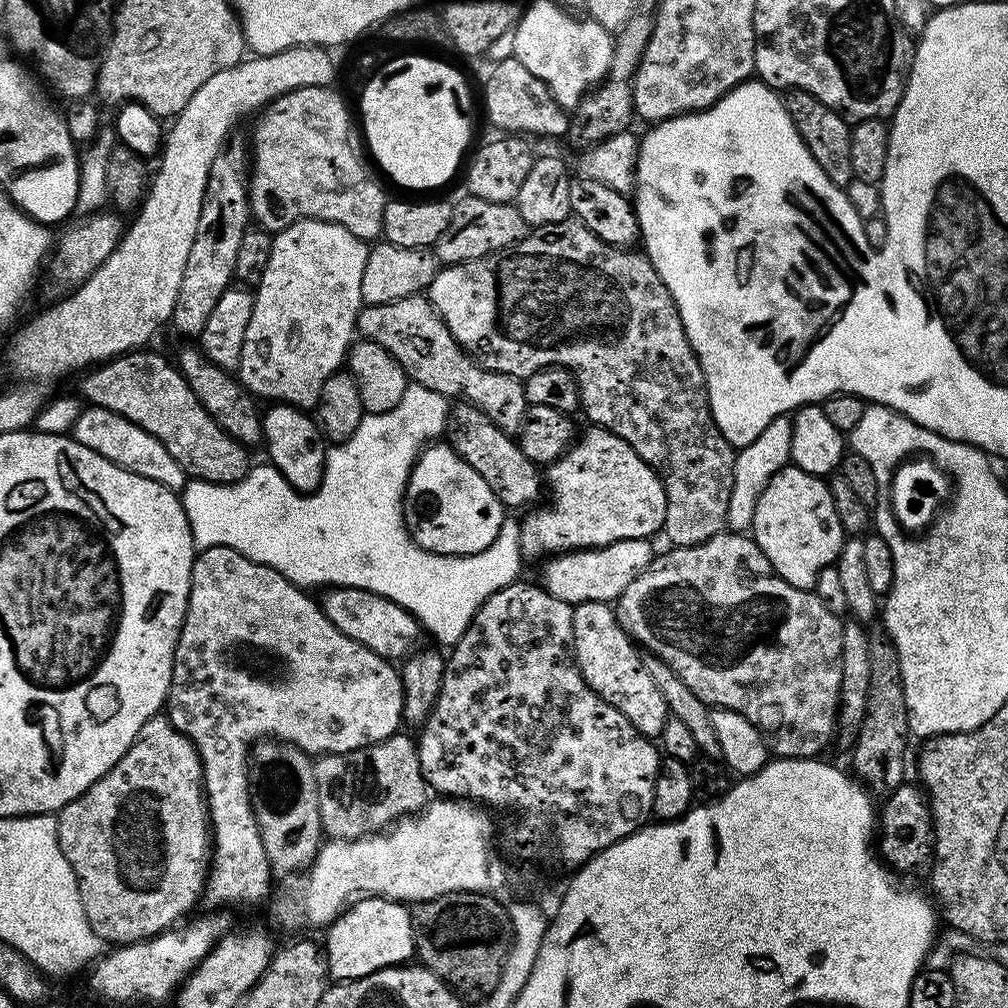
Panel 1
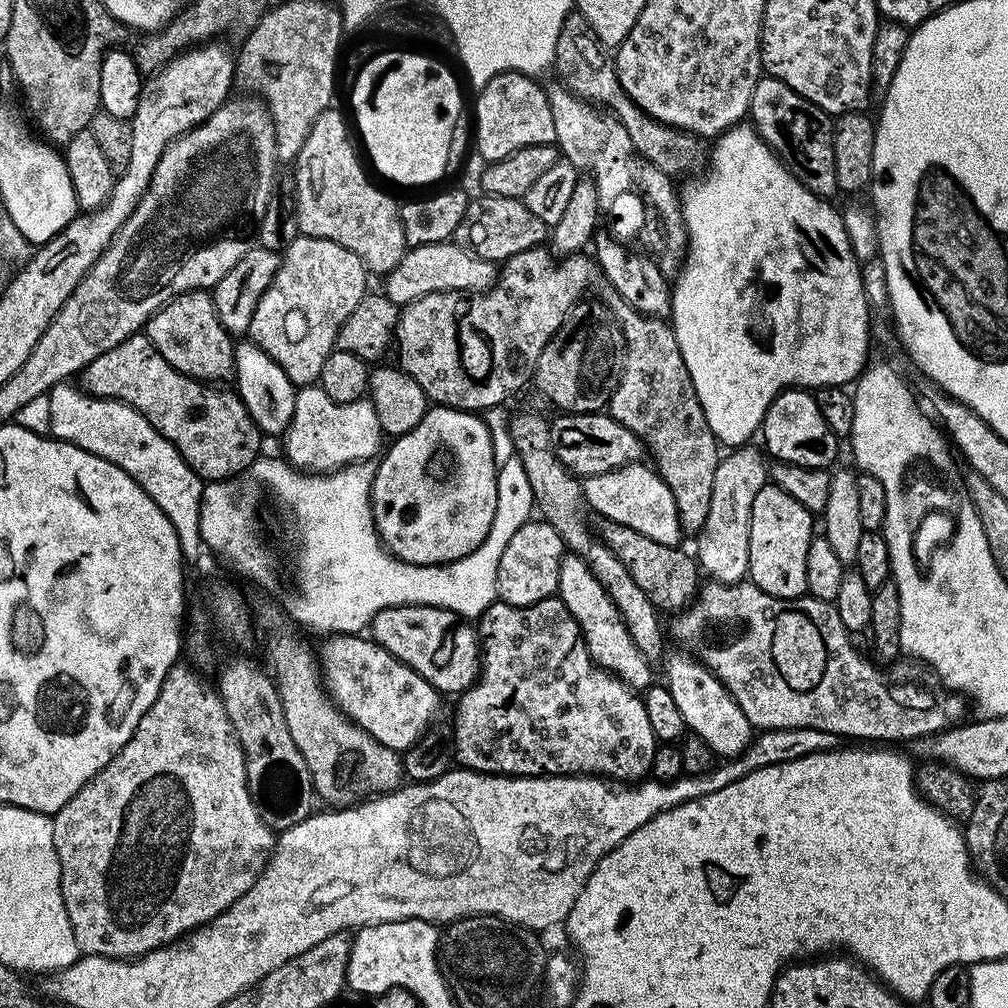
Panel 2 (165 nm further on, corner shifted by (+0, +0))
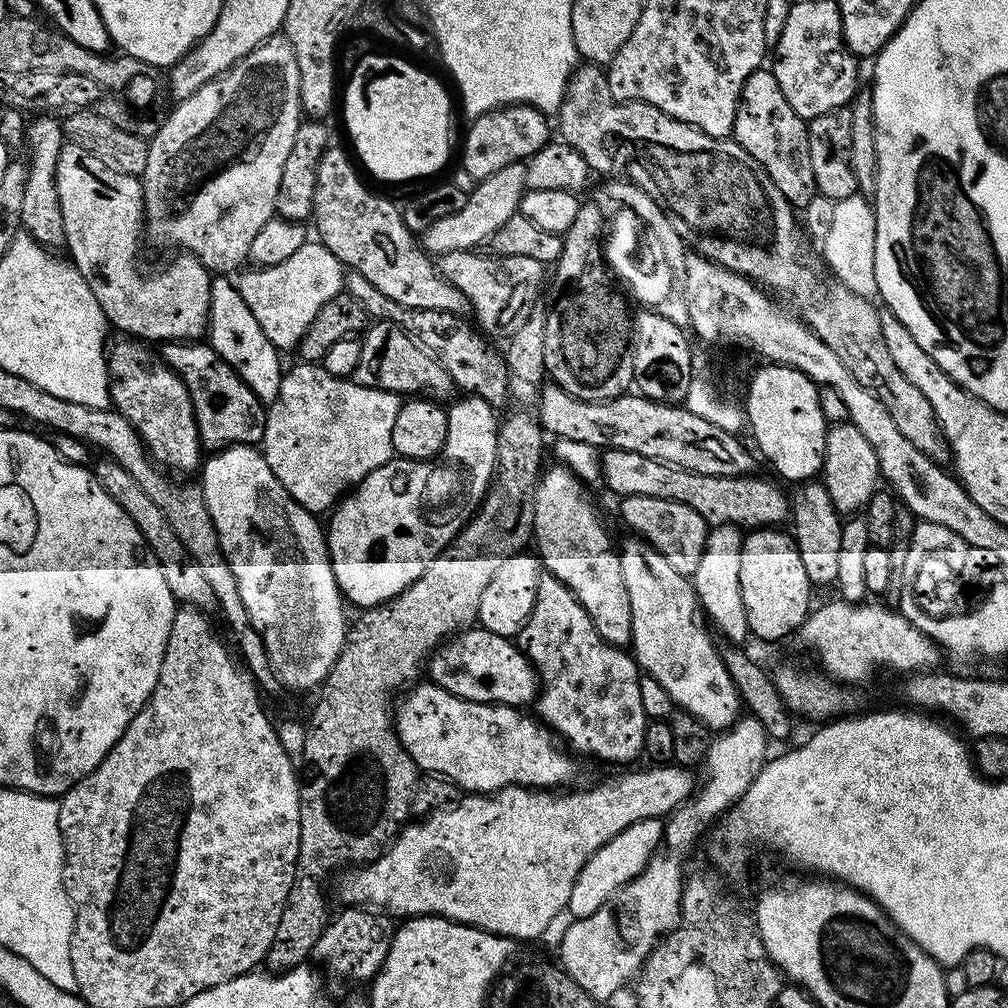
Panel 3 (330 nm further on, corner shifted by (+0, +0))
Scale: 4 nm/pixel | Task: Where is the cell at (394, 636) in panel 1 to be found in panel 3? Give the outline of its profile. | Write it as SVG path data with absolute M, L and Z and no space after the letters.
M479 626L468 627L445 639L427 657L427 679L463 700L479 704L531 705L538 695L538 681L532 664L509 637Z

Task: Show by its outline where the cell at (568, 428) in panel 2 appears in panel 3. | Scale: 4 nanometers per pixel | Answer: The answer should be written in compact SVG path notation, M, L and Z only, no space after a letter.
M607 449L599 457L603 483L608 483L616 498L646 494L650 498L666 498L698 510L709 526L735 524L744 530L780 526L790 516L790 496L779 488L775 479L763 480L760 474L747 476L707 476L694 474L685 468L634 454L634 450Z

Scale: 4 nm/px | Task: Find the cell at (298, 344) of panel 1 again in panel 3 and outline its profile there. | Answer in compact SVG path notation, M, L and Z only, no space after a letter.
M305 242L286 258L286 262L278 262L278 266L253 267L251 271L239 273L238 287L246 306L250 306L250 314L258 318L262 334L270 338L277 350L295 349L322 306L345 291L344 265L325 244L319 242Z

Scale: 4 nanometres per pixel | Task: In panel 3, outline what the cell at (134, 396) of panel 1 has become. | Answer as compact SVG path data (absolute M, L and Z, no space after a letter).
M168 342L163 345L163 359L184 380L194 406L200 443L208 450L223 450L234 444L256 446L266 430L266 408L242 382L235 370L212 349L208 342Z

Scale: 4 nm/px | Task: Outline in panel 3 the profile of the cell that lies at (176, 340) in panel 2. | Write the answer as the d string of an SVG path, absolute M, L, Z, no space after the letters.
M65 143L60 149L60 157L56 159L56 194L62 214L64 244L69 252L67 255L89 283L90 290L115 331L117 328L120 334L140 342L196 342L207 333L213 277L206 265L197 256L176 254L165 268L157 272L143 272L136 261L144 224L144 186L137 177L110 170L110 166L94 158L90 150Z

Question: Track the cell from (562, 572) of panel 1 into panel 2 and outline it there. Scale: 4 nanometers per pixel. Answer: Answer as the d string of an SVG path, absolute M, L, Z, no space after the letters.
M536 518L529 520L515 532L514 538L510 538L510 542L506 542L506 550L502 550L502 562L498 562L498 578L496 579L497 597L506 601L510 606L530 606L553 595L560 587L560 561L564 559L565 555L564 543L554 530L554 526Z

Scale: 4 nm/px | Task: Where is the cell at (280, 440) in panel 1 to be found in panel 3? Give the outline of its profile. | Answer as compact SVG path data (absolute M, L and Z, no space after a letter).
M220 274L212 281L210 290L210 314L208 315L207 339L217 354L254 390L261 404L267 406L274 398L278 398L278 386L282 375L280 368L281 353L262 334L262 326L258 326L258 318L250 314L250 306L242 298L239 287L232 284L227 275Z

